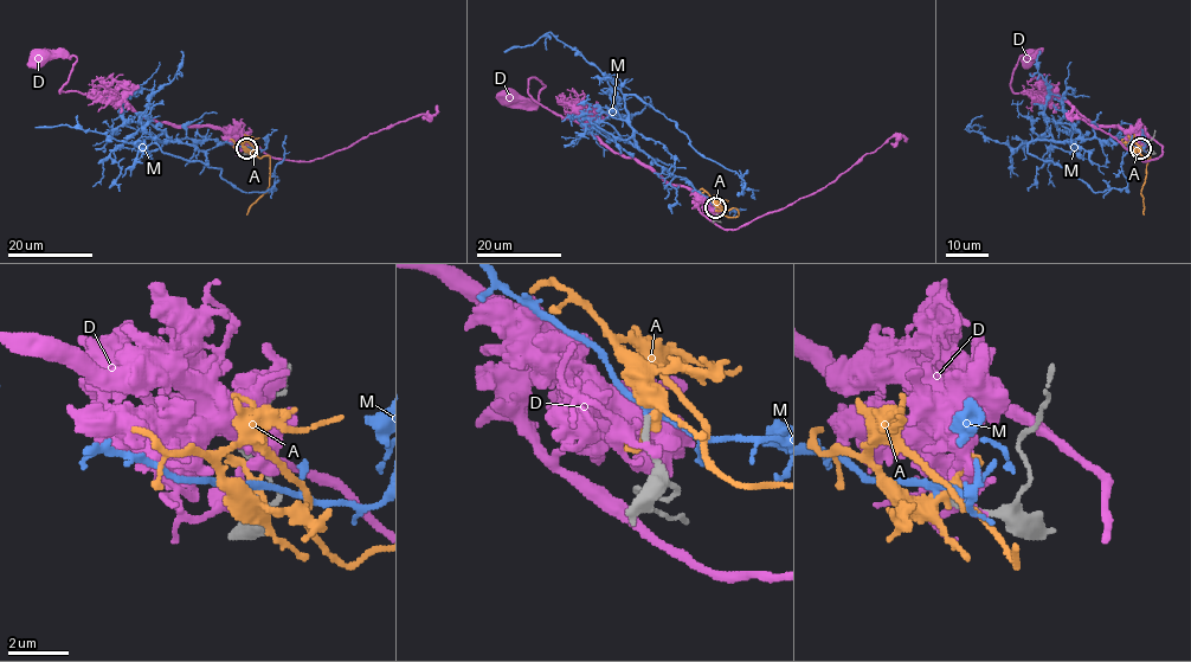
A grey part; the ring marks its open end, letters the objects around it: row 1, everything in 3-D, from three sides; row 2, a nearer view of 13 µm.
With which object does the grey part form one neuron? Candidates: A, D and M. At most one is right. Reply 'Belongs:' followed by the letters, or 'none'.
Belongs: M

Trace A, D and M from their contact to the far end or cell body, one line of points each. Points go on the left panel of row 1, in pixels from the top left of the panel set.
A: (246, 148), (243, 145), (246, 141), (259, 158), (270, 156), (268, 191), (246, 214)
D: (246, 150), (240, 150), (220, 129), (172, 126), (136, 114), (117, 98), (59, 92), (76, 58), (42, 56)
M: (246, 149), (155, 141), (161, 152), (219, 168), (249, 192), (276, 190), (287, 135)

